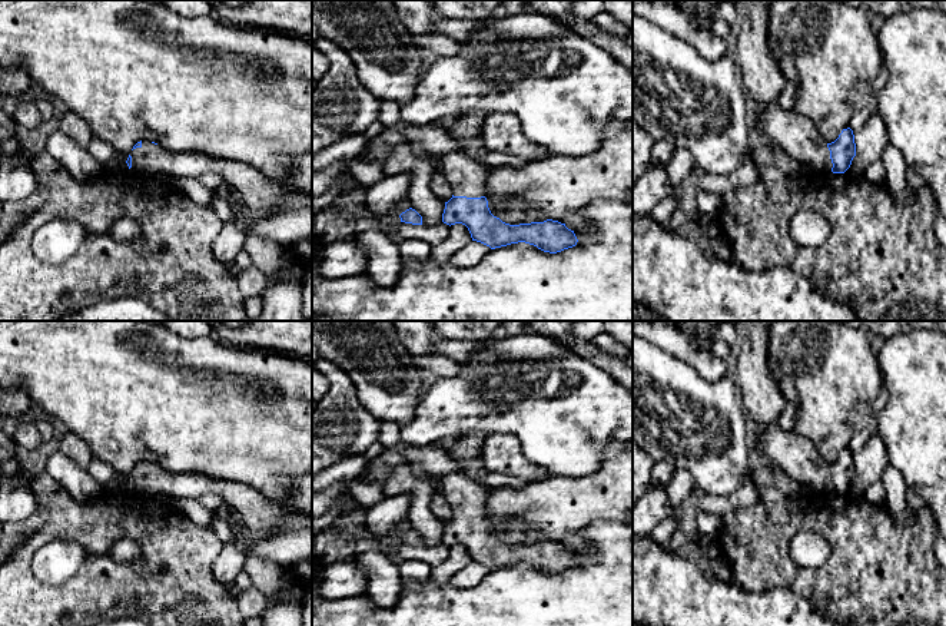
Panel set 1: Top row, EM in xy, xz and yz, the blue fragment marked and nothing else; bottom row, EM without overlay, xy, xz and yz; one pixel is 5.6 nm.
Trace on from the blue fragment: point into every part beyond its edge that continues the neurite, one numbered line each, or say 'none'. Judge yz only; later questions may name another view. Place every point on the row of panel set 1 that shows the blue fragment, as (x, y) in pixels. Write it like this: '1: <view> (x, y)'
1: yz (796, 135)

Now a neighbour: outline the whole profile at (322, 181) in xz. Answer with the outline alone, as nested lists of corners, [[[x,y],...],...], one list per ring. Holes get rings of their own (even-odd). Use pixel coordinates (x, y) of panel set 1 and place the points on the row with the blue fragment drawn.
[[[339,160],[325,169],[312,172],[312,198],[326,193],[335,183],[343,186],[345,192],[353,191],[359,182],[348,172],[351,160]]]

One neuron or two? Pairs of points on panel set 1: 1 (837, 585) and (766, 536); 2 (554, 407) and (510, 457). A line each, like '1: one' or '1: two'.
1: one
2: two

